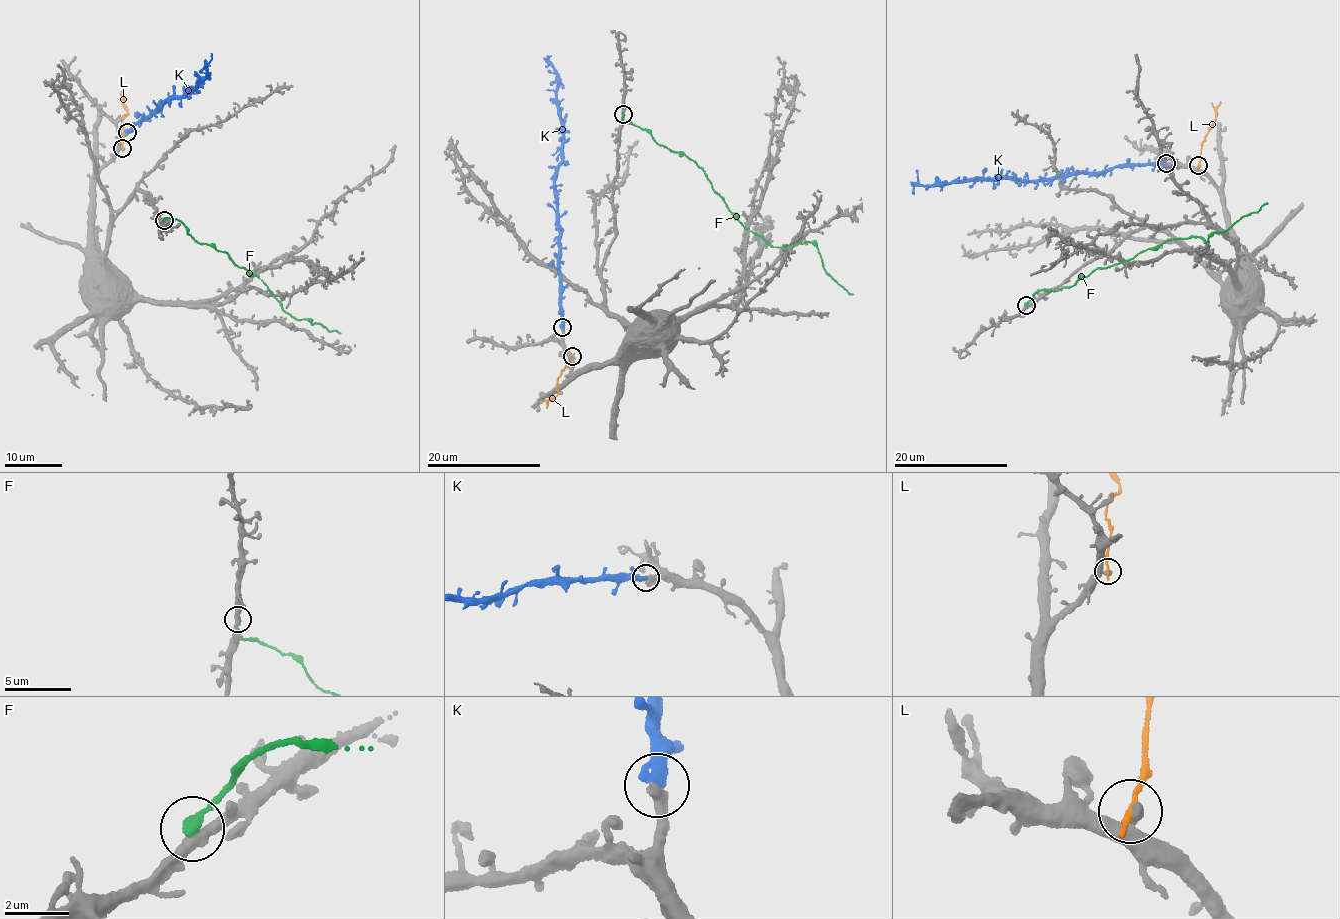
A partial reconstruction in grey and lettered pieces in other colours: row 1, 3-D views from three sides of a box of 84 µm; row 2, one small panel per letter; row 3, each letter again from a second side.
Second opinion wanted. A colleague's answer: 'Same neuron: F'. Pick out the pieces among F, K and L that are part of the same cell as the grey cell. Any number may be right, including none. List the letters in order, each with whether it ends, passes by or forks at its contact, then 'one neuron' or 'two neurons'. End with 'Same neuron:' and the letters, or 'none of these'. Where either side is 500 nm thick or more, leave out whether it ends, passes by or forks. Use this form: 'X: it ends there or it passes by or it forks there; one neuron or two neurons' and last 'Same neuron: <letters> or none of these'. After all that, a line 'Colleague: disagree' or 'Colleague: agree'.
F: it ends there; two neurons
K: it ends there; one neuron
L: it ends there; two neurons
Same neuron: K
Colleague: disagree

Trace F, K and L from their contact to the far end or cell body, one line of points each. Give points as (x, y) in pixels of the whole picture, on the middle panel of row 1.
F: (623, 114), (625, 122), (696, 161), (750, 231), (774, 247), (816, 244), (826, 272), (853, 294)
K: (562, 327), (560, 236), (554, 186), (555, 168), (561, 161), (562, 136), (556, 72), (550, 64), (545, 65)
L: (573, 356), (557, 379), (559, 392), (548, 402), (540, 401)

